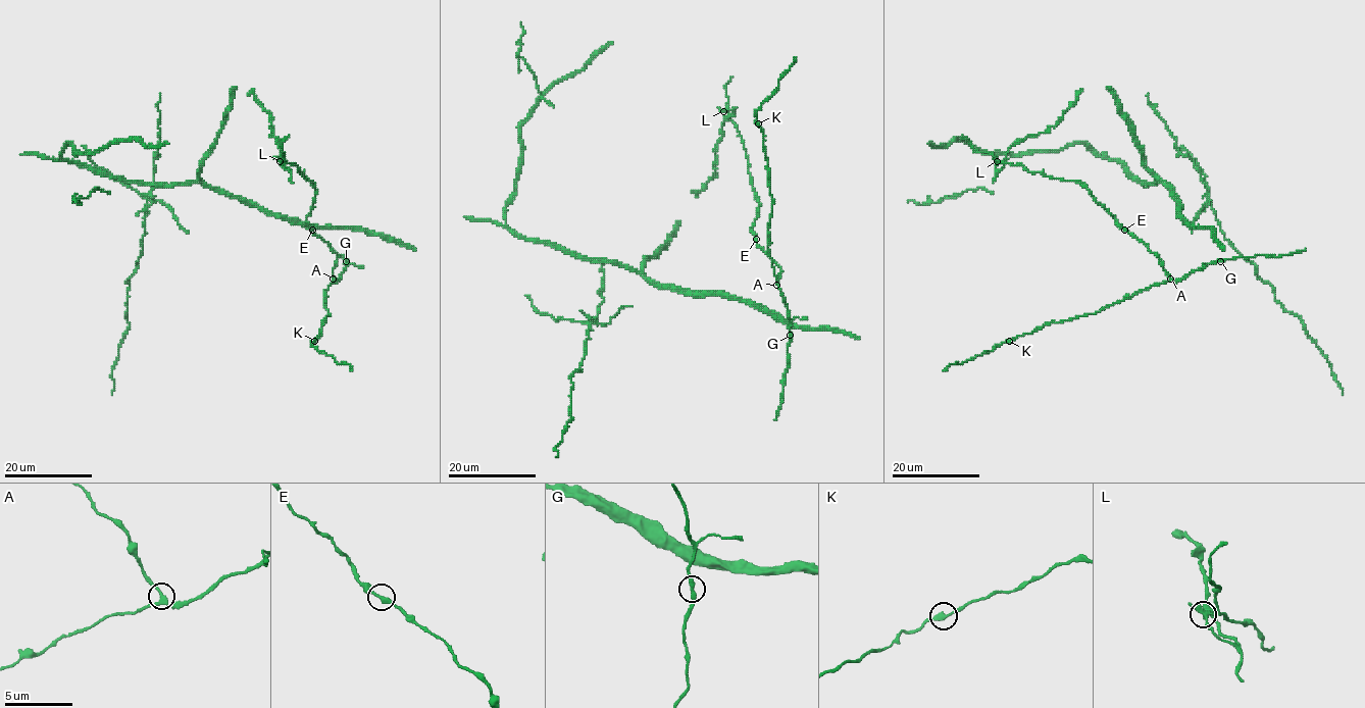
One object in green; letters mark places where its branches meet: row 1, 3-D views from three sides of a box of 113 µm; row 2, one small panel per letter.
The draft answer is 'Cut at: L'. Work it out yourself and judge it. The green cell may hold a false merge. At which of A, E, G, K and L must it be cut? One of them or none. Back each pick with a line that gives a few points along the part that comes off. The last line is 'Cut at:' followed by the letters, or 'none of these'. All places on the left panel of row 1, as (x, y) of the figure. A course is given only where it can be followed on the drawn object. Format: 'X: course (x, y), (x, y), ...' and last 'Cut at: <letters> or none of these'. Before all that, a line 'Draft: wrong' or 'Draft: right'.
Draft: right
Cut at: L

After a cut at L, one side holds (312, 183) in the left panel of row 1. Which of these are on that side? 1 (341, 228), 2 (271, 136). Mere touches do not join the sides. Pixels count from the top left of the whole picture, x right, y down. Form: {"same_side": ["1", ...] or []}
{"same_side": []}

